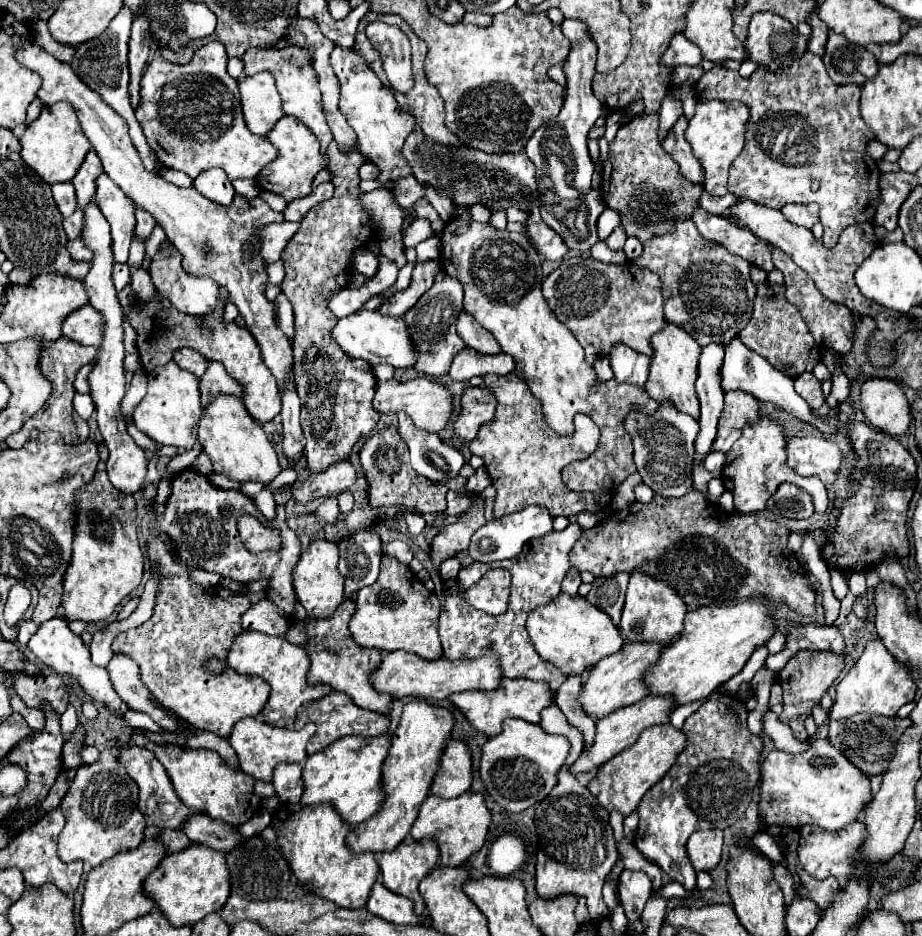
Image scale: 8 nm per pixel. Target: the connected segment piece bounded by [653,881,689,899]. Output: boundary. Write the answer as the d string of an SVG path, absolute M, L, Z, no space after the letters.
M667 883L667 885L663 885L661 889L655 889L653 891L653 897L663 897L663 899L671 899L671 897L687 897L689 893L681 887L681 885L677 885L677 883Z

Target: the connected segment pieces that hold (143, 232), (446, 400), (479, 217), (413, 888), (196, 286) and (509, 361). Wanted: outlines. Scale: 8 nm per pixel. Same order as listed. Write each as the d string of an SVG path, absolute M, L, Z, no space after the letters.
M137 209L137 229L135 229L135 235L141 239L141 241L147 241L149 237L151 237L151 231L155 229L155 221L147 215L147 213L143 213L141 209Z
M419 377L419 379L405 381L405 383L399 383L395 379L389 379L385 383L379 383L375 387L373 409L377 413L381 413L381 415L407 413L419 429L425 429L425 431L441 431L445 427L447 419L451 417L453 405L451 405L451 393L445 387L433 383L433 381L425 379L425 377Z
M481 203L469 205L469 207L465 207L465 211L469 211L471 219L475 219L475 221L489 221L489 217L491 217L491 213L487 211L487 207L481 205Z
M405 839L401 841L393 851L387 851L381 855L379 859L379 869L381 869L381 881L383 885L397 893L397 895L403 895L403 897L409 897L413 901L413 911L417 915L423 915L425 911L425 903L417 891L417 885L423 877L427 877L431 873L431 869L435 869L439 861L439 849L437 849L437 843L435 841L411 841L411 839Z
M157 253L149 273L157 291L167 297L181 313L213 313L219 307L219 285L213 279L201 279L181 269L181 255L161 261Z
M465 347L457 357L453 359L453 365L449 369L449 377L453 381L469 381L471 377L477 375L487 375L487 373L497 373L497 375L507 375L511 373L513 367L513 357L507 353L497 353L497 355L483 355L473 351L471 347Z

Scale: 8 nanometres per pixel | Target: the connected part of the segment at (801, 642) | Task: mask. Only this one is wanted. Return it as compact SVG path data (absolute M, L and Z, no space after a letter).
M817 623L793 625L787 633L787 643L783 651L769 655L765 661L765 667L777 673L779 669L783 669L789 657L793 657L799 649L833 649L837 653L843 653L845 641L837 631L837 627L833 625L817 625Z

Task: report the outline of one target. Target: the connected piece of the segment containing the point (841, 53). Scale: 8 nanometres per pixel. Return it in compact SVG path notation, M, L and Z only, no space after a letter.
M829 31L825 67L833 83L837 85L865 85L879 71L879 61L865 47L845 41Z

